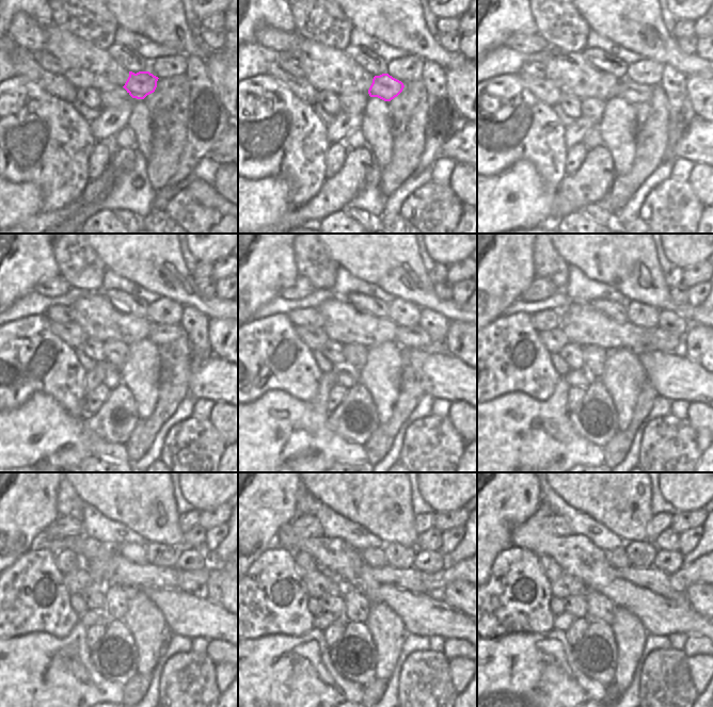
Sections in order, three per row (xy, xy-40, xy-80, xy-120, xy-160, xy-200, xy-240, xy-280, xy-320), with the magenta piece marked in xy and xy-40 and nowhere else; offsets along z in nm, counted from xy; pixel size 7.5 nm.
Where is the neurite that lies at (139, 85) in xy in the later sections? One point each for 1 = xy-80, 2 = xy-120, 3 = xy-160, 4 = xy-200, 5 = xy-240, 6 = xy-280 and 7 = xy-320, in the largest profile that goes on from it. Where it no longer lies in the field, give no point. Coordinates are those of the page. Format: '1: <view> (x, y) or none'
1: xy-80 (633, 93)
2: xy-120 (159, 334)
3: xy-160 (414, 337)
4: xy-200 (660, 340)
5: xy-240 (193, 581)
6: xy-280 (434, 582)
7: xy-320 (694, 573)

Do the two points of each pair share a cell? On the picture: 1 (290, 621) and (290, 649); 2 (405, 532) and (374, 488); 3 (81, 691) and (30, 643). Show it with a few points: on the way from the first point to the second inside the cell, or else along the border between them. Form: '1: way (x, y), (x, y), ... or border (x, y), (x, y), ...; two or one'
1: border (312, 627), (300, 636), (265, 636); two
2: way (393, 523), (381, 512), (380, 500); one
3: way (61, 686), (43, 686), (33, 676), (30, 663); one

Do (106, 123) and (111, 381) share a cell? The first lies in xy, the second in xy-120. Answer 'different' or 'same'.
different

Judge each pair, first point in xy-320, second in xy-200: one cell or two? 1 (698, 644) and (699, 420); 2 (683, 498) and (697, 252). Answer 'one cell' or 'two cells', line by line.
1: one cell
2: one cell

